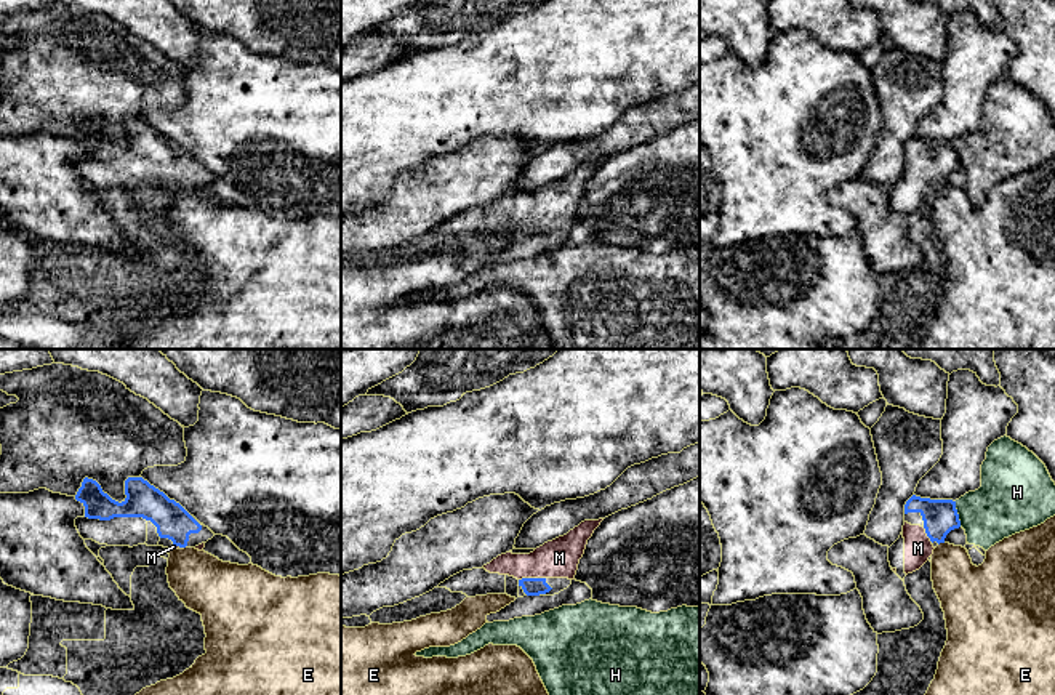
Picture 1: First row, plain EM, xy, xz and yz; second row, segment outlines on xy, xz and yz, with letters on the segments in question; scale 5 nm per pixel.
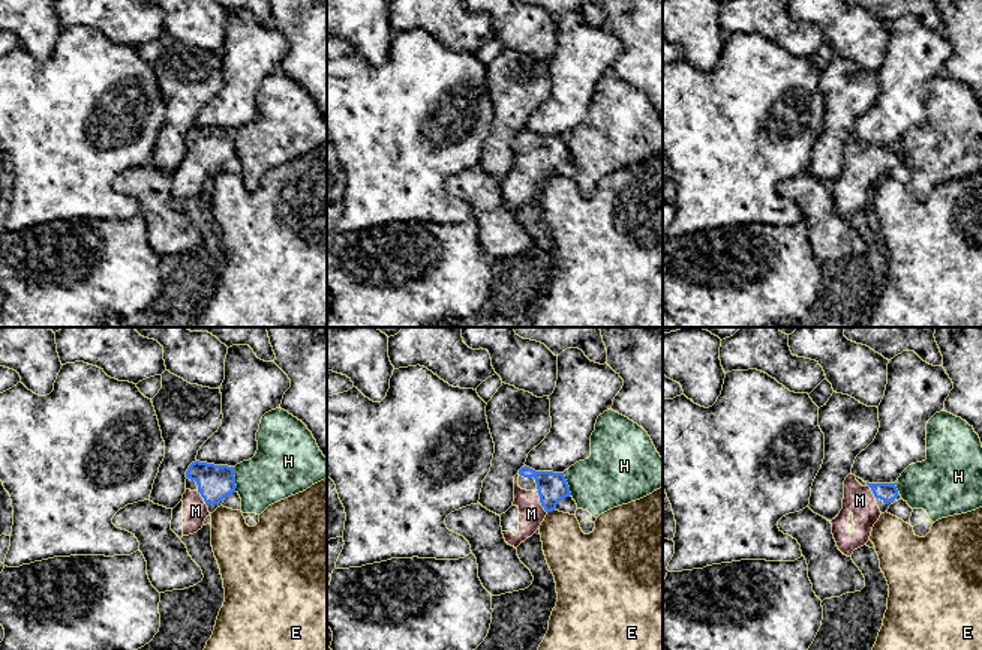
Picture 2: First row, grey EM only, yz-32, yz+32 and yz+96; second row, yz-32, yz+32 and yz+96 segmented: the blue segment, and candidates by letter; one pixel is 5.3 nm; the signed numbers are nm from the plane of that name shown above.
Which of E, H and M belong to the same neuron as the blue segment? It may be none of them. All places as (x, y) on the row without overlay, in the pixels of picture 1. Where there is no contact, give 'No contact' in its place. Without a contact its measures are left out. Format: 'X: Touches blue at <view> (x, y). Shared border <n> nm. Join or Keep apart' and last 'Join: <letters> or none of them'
E: Touches blue at yz (940, 183). Shared border 40 nm. Keep apart
H: Touches blue at yz (958, 156). Shared border 130 nm. Keep apart
M: Touches blue at xz (532, 220). Shared border 140 nm. Join
Join: M

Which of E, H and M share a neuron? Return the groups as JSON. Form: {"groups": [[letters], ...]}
{"groups": [["E"], ["H"], ["M"]]}

